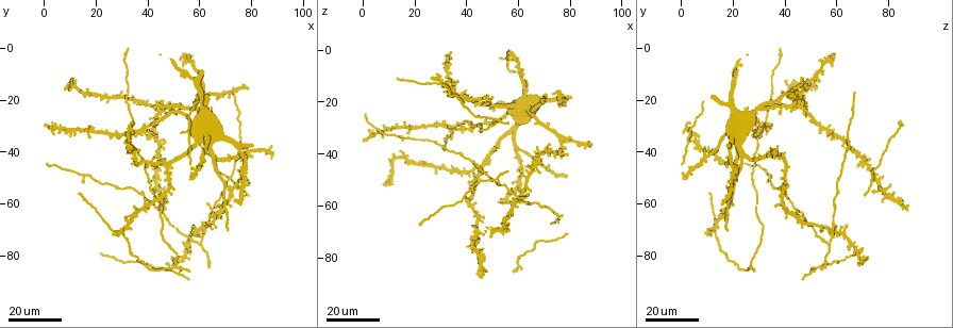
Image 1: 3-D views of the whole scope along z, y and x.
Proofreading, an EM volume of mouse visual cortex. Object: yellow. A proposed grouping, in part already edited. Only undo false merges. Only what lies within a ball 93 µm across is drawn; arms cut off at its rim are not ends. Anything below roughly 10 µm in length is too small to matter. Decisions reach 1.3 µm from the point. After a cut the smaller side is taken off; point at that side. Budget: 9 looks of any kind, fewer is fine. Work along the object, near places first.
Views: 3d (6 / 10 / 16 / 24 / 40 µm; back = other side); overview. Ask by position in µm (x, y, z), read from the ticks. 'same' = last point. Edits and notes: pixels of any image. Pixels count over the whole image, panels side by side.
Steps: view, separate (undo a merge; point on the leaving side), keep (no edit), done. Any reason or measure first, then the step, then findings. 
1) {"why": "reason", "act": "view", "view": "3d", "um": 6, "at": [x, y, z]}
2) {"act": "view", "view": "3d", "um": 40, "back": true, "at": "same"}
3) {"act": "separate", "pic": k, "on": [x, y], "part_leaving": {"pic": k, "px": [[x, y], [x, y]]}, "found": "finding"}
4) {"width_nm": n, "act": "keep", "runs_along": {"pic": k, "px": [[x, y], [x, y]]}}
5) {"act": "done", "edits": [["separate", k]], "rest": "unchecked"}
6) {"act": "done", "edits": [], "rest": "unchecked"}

{"why": "two arms in line, one across", "act": "view", "view": "3d", "um": 16, "at": [17, 49, 34]}

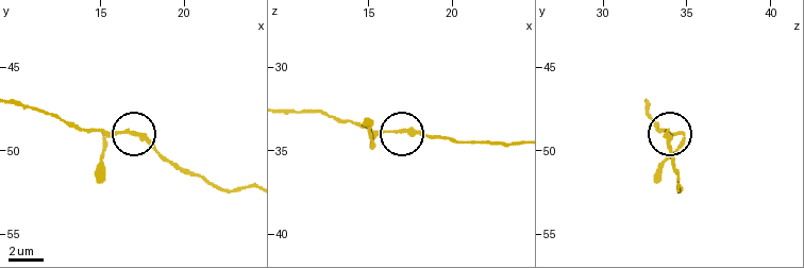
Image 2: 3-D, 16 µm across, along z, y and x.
{"why": "zoom in", "act": "view", "view": "3d", "um": 10, "at": [16.3, 49.0, 33.9]}

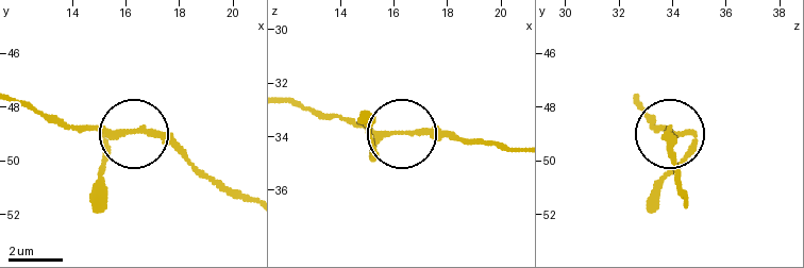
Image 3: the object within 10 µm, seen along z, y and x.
{"width_nm": 150, "act": "keep", "runs_along": {"pic": 3, "px": [[246, 199], [224, 195], [150, 135], [69, 131]]}, "found": "one cell here"}

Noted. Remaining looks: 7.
{"why": "arms part here", "act": "view", "view": "3d", "um": 24, "at": [60, 76, 58]}

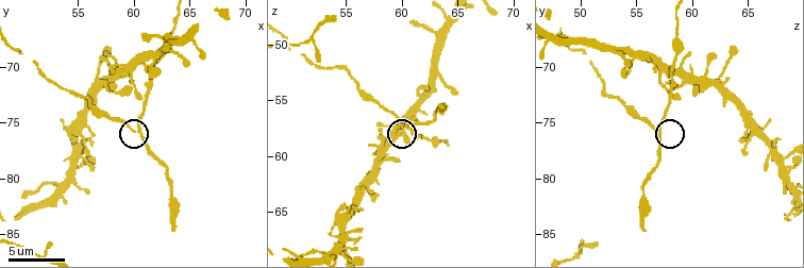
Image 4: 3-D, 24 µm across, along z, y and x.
{"act": "view", "view": "3d", "um": 6, "at": [60.6, 75.8, 57.0]}

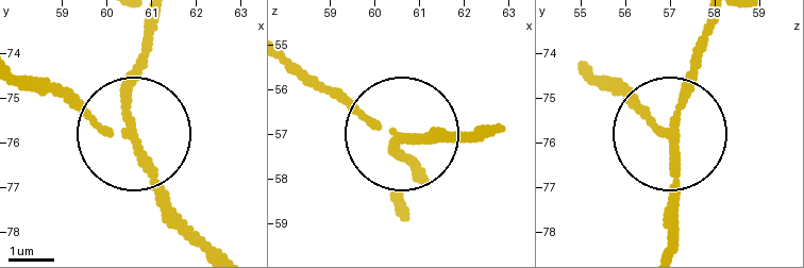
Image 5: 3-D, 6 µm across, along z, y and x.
{"width_nm": 150, "act": "keep", "runs_along": {"pic": 5, "px": [[719, 18], [673, 132], [673, 247]]}, "found": "continuous, no second cell"}

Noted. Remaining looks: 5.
{"act": "view", "view": "3d", "um": 16, "at": [72, 48, 61]}

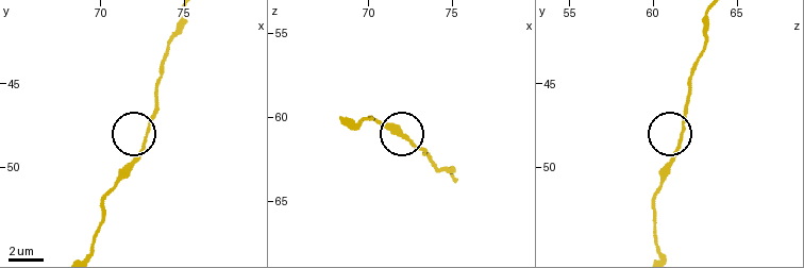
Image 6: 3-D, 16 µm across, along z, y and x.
{"act": "view", "view": "3d", "um": 10, "at": [72.8, 47.9, 61.6]}

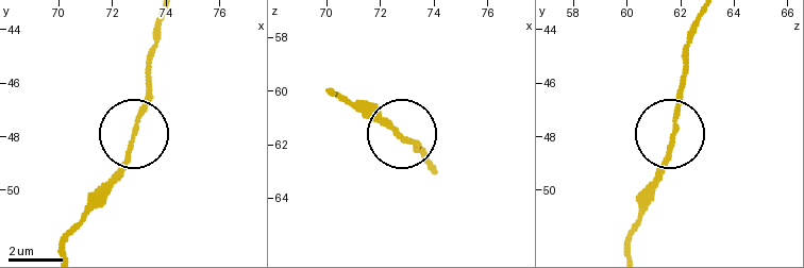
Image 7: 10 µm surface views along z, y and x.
{"act": "keep", "runs_along": {"pic": 7, "px": [[63, 249], [87, 201], [127, 153], [151, 46]]}, "found": "one cell here"}

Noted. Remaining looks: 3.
{"why": "calibre changes", "act": "view", "view": "3d", "um": 16, "at": [50, 82, 27]}

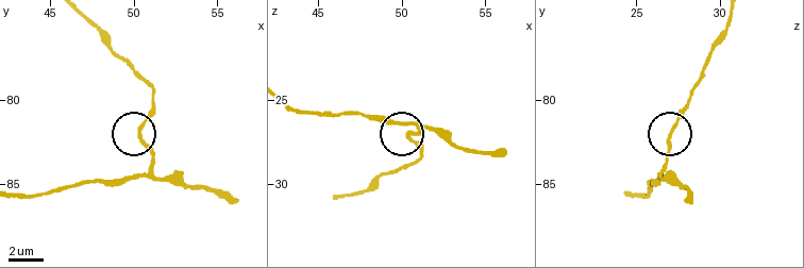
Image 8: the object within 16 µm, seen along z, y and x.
{"act": "view", "view": "3d", "um": 6, "at": [50.4, 81.9, 27.0]}

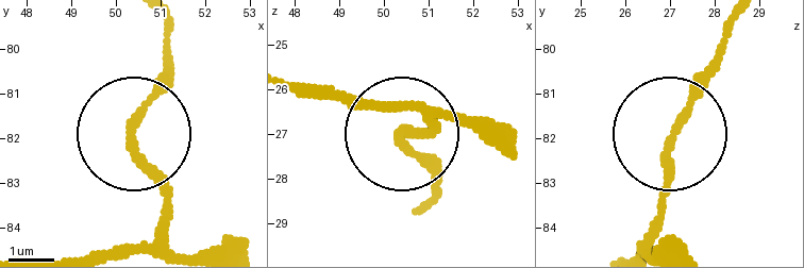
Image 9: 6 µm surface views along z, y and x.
{"act": "view", "view": "3d", "um": 6, "back": true, "at": [50.40, 81.90, 27.10]}

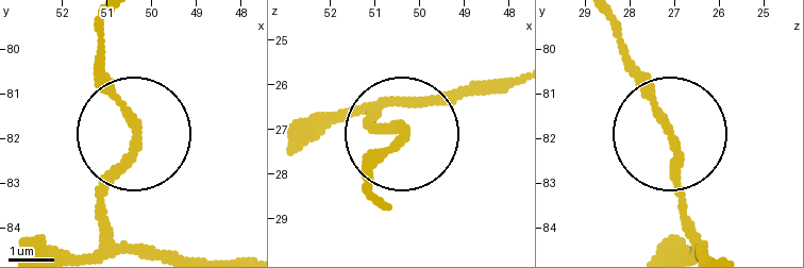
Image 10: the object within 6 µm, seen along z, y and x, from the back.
{"width_nm": 190, "act": "keep", "runs_along": {"pic": 10, "px": [[702, 249], [680, 203], [664, 112], [622, 47]]}, "found": "continuous, no second cell"}

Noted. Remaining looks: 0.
{"act": "done", "edits": [], "rest": "unchecked"}

